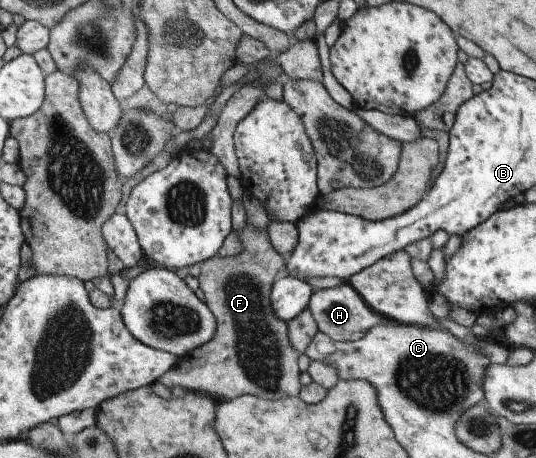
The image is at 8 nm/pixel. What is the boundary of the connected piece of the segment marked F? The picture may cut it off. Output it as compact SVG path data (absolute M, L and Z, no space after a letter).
M247 226L238 233L244 250L232 257L213 256L200 264L199 281L205 295L206 304L217 316L217 336L208 344L193 350L158 380L170 386L179 386L186 391L204 393L220 401L229 401L245 394L253 394L265 399L278 400L284 397L298 397L301 383L298 358L300 353L294 348L289 337L289 323L275 313L272 300L273 286L283 274L287 258L272 246L267 228L254 230Z

